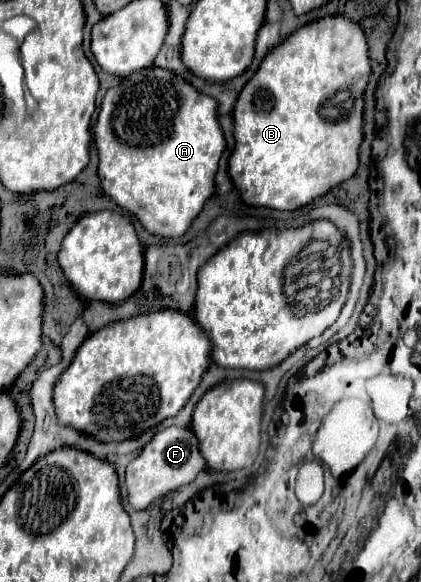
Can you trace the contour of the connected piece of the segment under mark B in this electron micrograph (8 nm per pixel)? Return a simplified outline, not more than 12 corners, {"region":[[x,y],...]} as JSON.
{"region":[[345,16],[277,44],[233,108],[229,176],[297,210],[349,180],[367,38]]}

